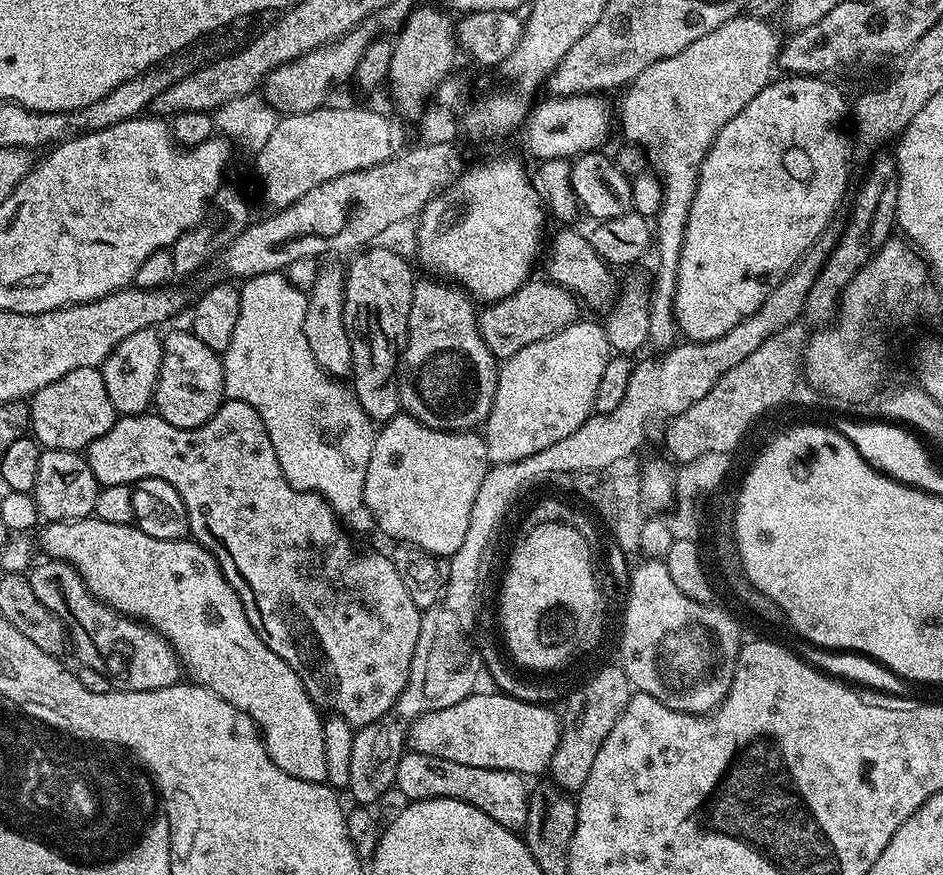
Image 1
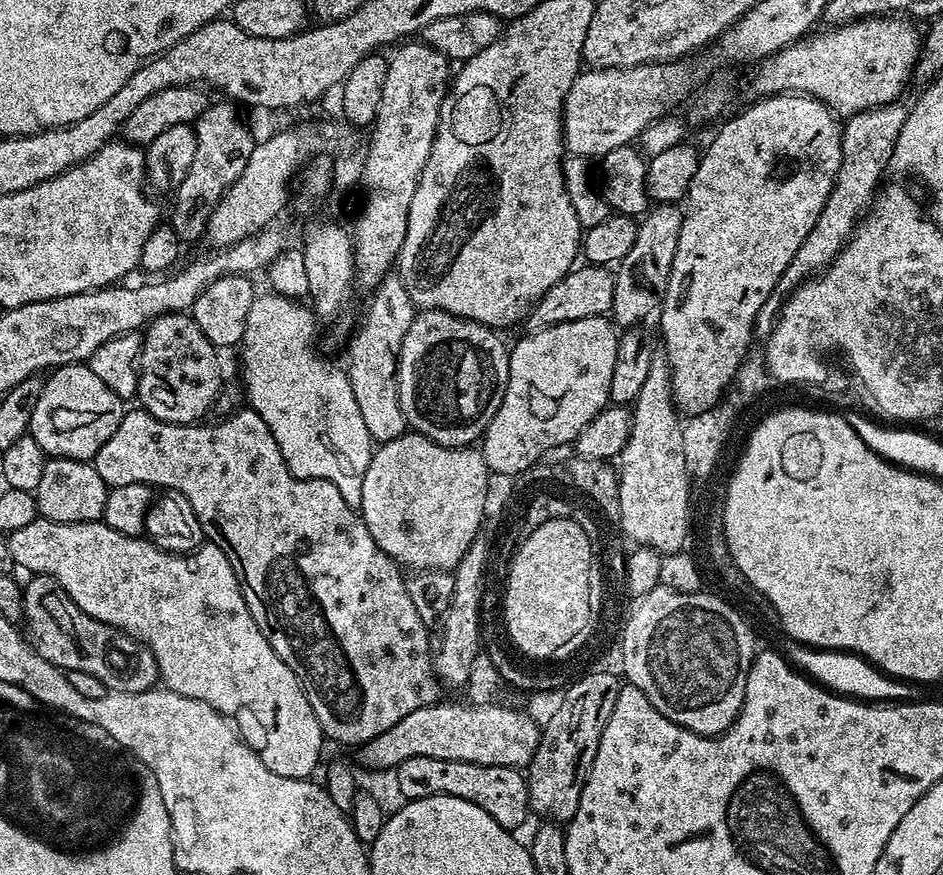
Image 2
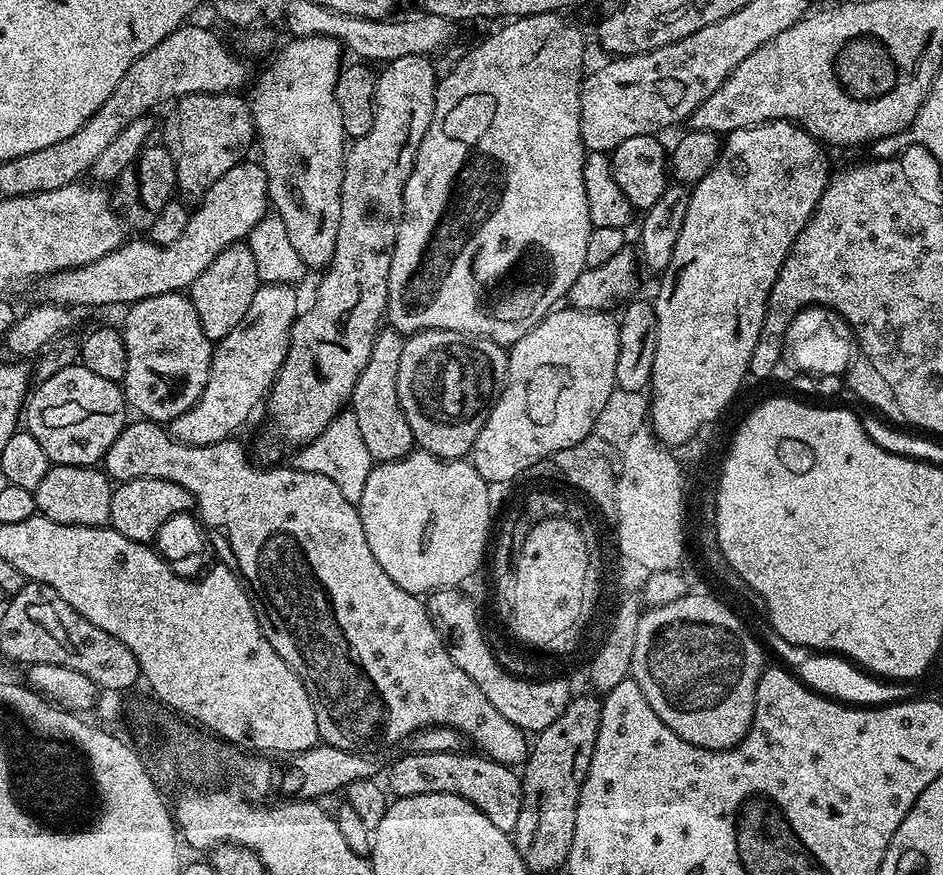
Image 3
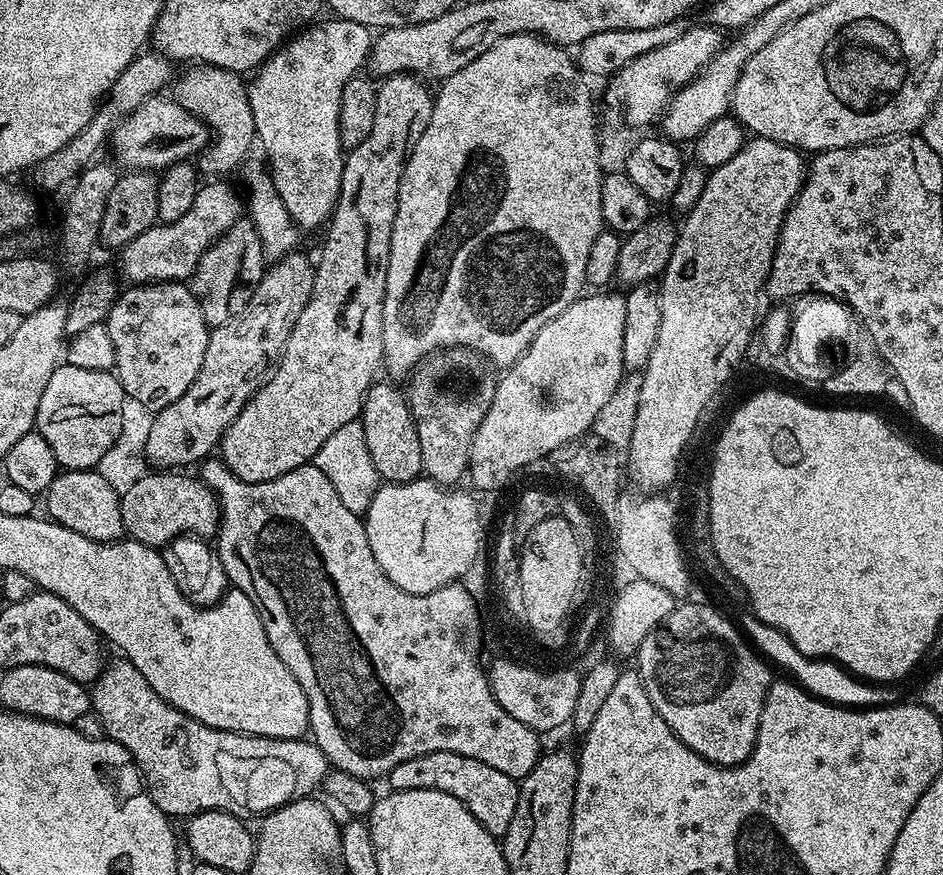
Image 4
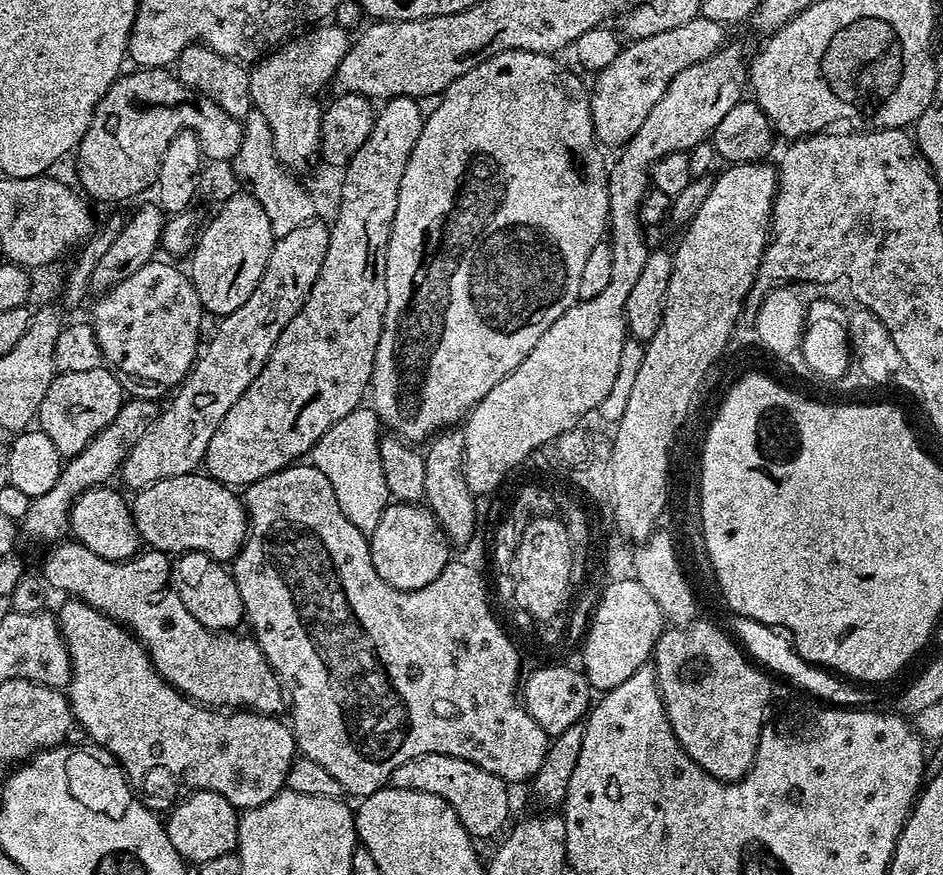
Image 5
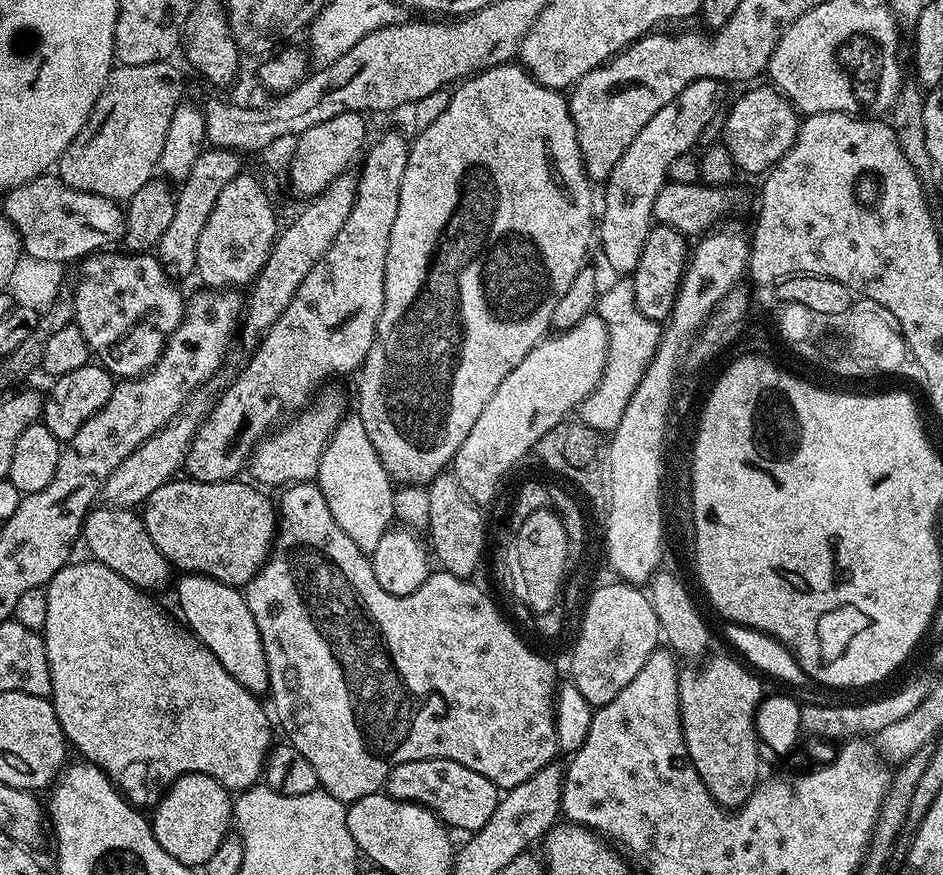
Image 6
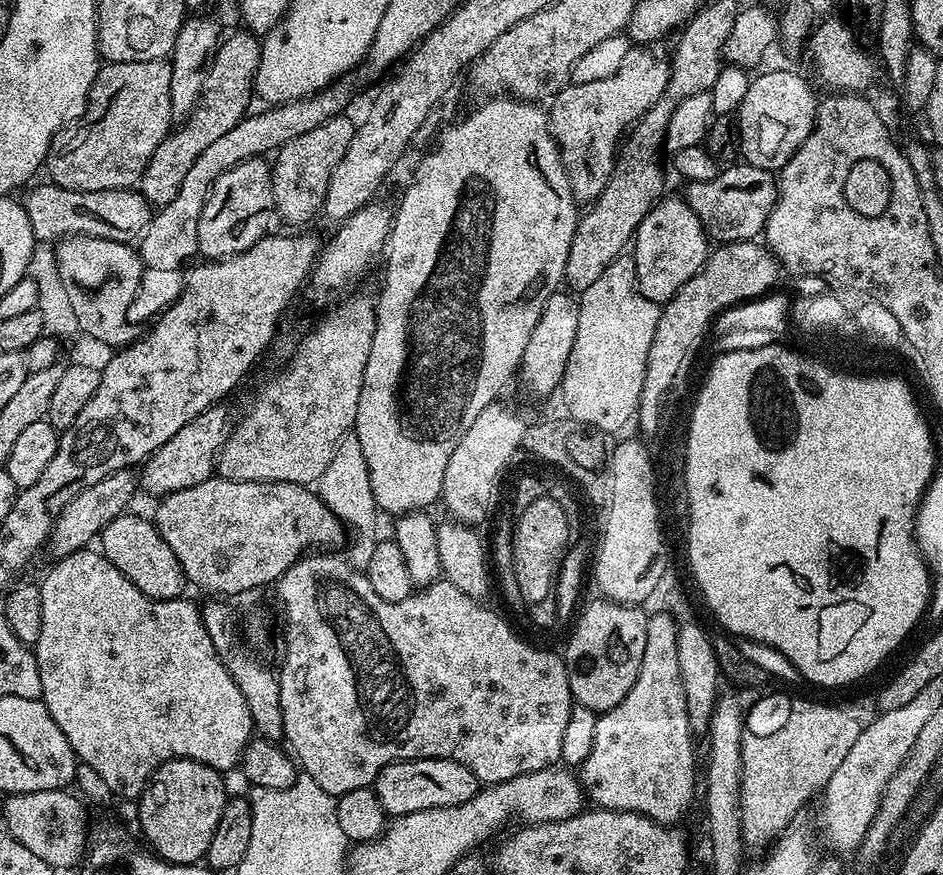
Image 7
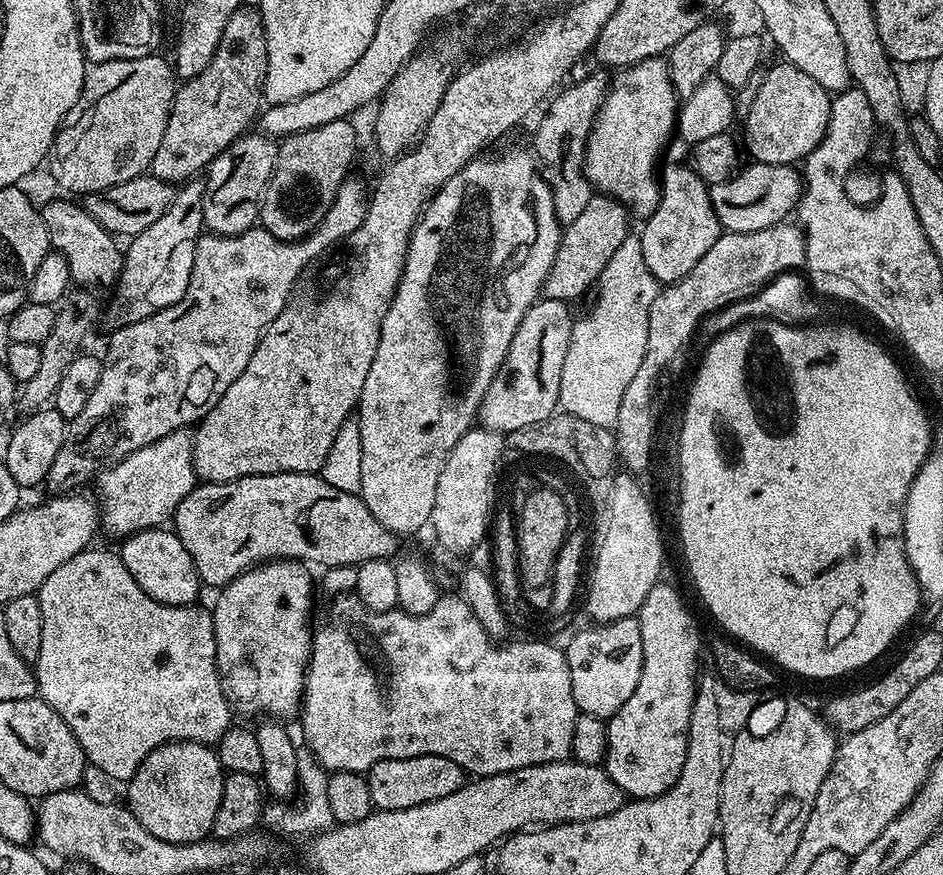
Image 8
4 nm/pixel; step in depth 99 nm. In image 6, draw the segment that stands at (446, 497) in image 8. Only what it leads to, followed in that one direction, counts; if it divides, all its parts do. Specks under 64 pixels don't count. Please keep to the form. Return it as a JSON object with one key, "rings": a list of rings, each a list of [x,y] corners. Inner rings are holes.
{"rings":[[[589,314],[573,328],[541,340],[502,378],[502,386],[494,390],[494,398],[478,414],[478,422],[466,434],[466,442],[462,442],[450,465],[452,474],[458,478],[458,486],[466,490],[474,503],[487,506],[496,496],[500,479],[508,476],[547,432],[565,423],[571,417],[568,415],[571,412],[573,415],[595,390],[607,364],[608,342],[608,323],[597,314]]]}

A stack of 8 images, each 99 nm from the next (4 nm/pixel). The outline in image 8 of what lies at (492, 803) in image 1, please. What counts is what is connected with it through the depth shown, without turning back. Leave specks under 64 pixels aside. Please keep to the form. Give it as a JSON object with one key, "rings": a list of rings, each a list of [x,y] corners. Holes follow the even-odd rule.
{"rings":[[[426,754],[418,758],[390,758],[378,762],[366,773],[366,779],[373,805],[379,811],[389,812],[422,806],[426,802],[446,798],[446,794],[454,794],[454,790],[464,787],[466,773],[454,762],[450,762],[450,758]]]}

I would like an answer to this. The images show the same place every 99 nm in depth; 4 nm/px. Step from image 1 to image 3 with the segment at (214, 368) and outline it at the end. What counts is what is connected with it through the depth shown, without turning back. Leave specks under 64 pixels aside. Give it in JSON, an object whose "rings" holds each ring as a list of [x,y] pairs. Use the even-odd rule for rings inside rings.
{"rings":[[[167,292],[154,294],[154,298],[142,298],[137,304],[127,305],[122,323],[124,341],[126,342],[126,374],[122,381],[125,401],[136,408],[141,417],[157,422],[170,422],[178,414],[186,414],[194,402],[206,390],[208,372],[212,369],[213,341],[206,338],[198,310],[184,292]]]}

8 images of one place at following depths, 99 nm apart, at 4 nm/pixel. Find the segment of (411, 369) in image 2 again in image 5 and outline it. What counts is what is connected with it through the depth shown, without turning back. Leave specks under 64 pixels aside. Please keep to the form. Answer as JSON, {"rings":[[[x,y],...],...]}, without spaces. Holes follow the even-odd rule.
{"rings":[[[445,430],[432,437],[424,452],[426,490],[424,500],[448,538],[449,545],[468,544],[476,532],[477,497],[470,490],[464,473],[464,434]]]}

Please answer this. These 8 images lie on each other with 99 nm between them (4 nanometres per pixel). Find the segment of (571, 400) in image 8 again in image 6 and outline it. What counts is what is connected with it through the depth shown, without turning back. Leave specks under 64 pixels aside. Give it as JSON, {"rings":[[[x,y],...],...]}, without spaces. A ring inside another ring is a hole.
{"rings":[[[618,278],[597,299],[596,314],[608,323],[608,356],[603,376],[598,386],[584,399],[578,409],[581,423],[598,429],[601,434],[614,432],[625,414],[626,406],[653,360],[662,339],[661,325],[646,318],[634,302],[633,282],[630,278]]]}

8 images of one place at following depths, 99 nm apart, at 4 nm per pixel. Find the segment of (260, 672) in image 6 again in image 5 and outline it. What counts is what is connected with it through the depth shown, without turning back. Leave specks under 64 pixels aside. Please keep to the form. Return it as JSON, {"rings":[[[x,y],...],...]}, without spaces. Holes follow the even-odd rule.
{"rings":[[[182,552],[171,561],[172,588],[182,598],[182,606],[194,614],[194,618],[211,632],[227,632],[239,629],[245,619],[242,594],[238,594],[236,579],[221,561],[201,552]]]}

